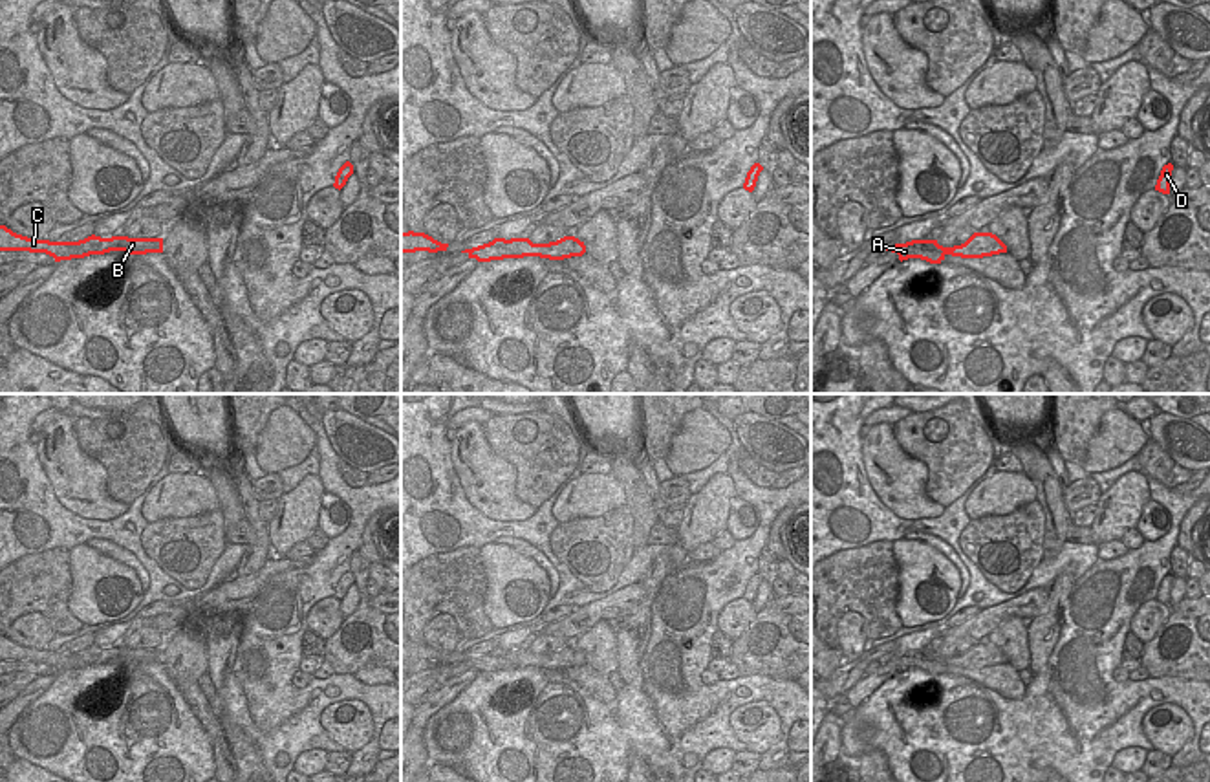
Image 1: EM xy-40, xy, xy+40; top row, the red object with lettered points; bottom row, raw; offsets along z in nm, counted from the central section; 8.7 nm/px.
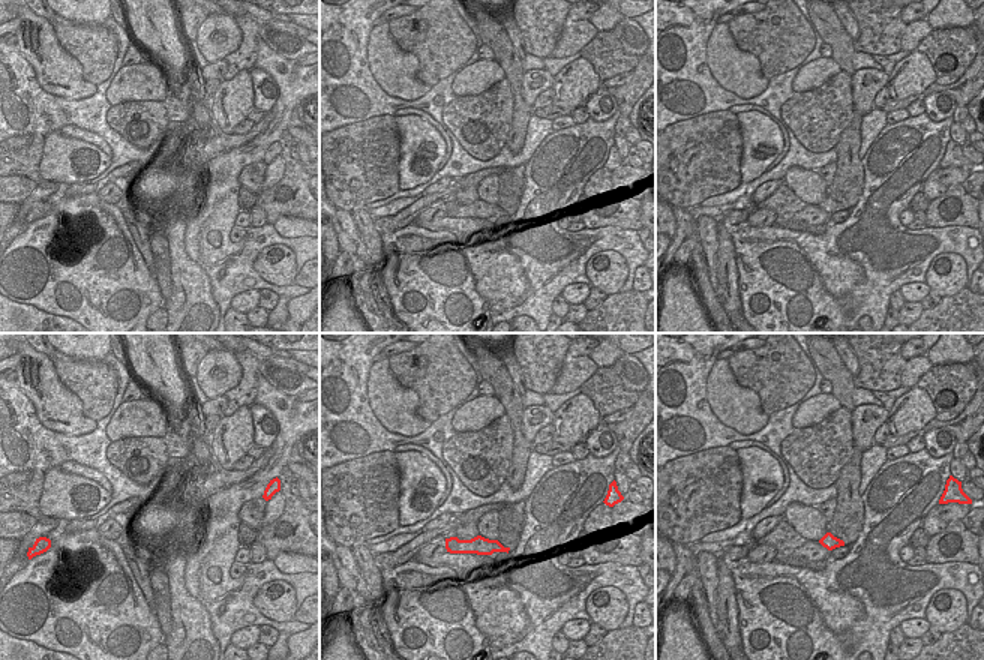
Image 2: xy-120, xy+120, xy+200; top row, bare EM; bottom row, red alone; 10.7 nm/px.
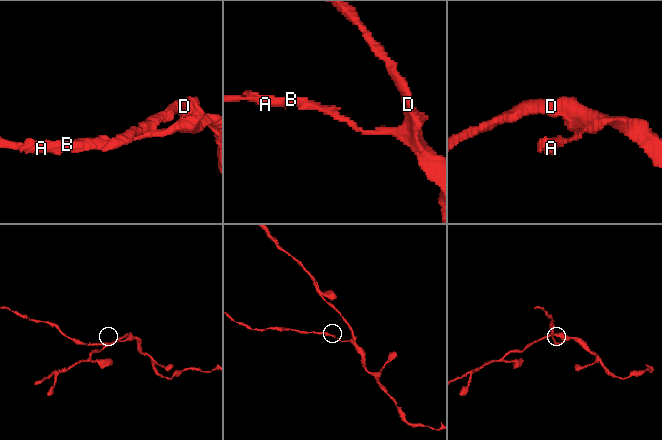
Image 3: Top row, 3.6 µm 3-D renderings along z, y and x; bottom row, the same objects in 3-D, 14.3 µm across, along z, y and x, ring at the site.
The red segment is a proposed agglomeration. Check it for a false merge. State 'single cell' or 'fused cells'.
fused cells

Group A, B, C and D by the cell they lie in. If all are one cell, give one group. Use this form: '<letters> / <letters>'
A C / B D

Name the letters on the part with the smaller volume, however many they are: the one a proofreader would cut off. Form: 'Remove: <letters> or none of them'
Remove: A, C

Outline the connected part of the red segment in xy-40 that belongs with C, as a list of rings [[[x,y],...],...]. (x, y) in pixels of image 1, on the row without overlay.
[[[0,635],[0,661],[46,663],[53,667],[55,672],[60,672],[71,668],[84,668],[90,665],[104,665],[110,661],[121,661],[121,650],[113,646],[101,648],[92,645],[79,652],[49,652],[49,650],[27,648],[13,643],[5,635]]]

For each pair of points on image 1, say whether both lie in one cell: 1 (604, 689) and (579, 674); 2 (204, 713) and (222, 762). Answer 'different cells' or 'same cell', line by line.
1: same cell
2: same cell

